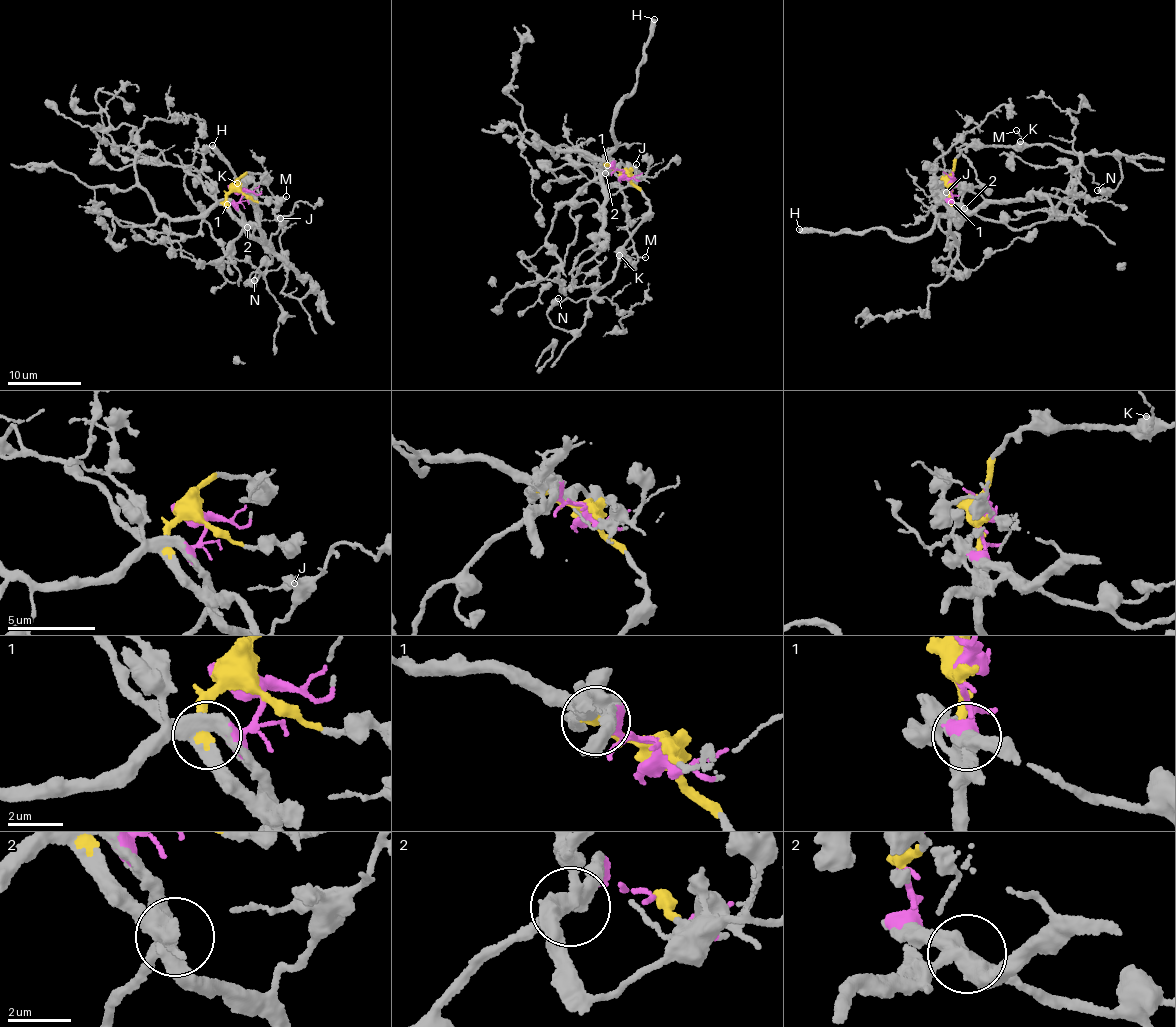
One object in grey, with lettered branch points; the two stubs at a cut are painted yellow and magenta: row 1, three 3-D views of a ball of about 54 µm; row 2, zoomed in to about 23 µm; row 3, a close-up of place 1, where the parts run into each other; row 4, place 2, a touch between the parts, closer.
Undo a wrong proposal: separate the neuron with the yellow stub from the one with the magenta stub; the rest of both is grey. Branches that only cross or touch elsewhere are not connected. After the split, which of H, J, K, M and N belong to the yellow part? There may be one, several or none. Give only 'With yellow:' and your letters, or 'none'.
With yellow: H, K, M, N

